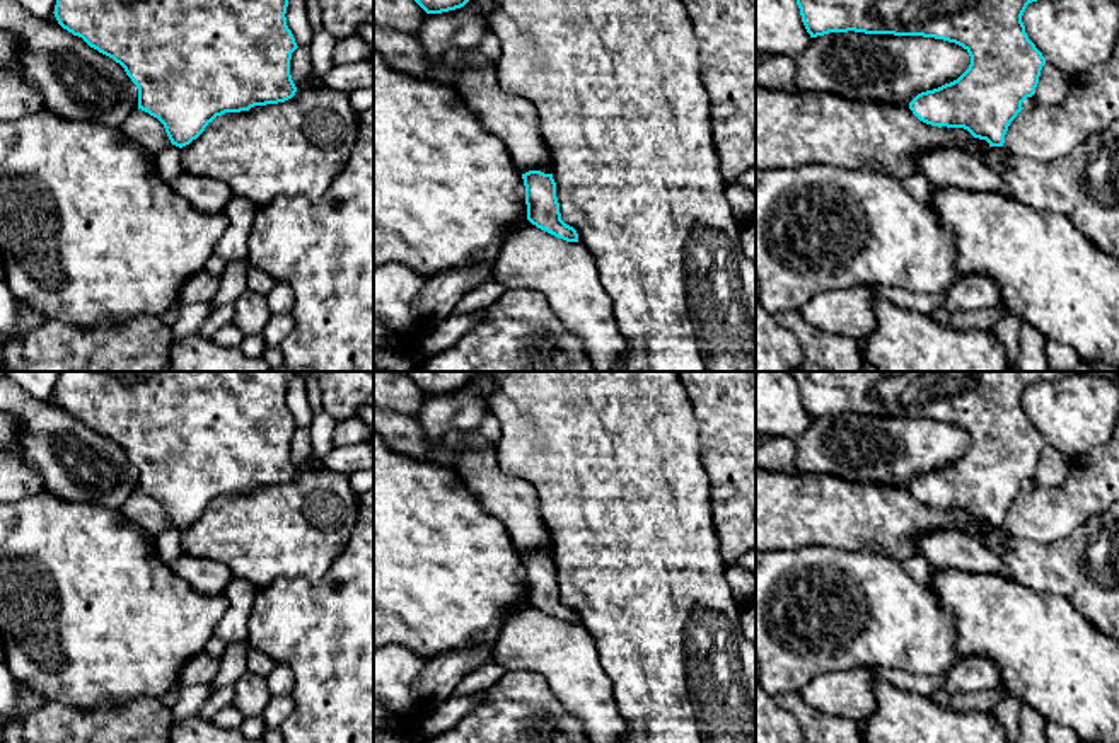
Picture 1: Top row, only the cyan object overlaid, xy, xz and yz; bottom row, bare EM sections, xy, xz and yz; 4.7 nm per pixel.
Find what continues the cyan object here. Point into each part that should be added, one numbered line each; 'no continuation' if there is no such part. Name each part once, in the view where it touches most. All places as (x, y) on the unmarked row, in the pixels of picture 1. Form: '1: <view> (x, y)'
no continuation

